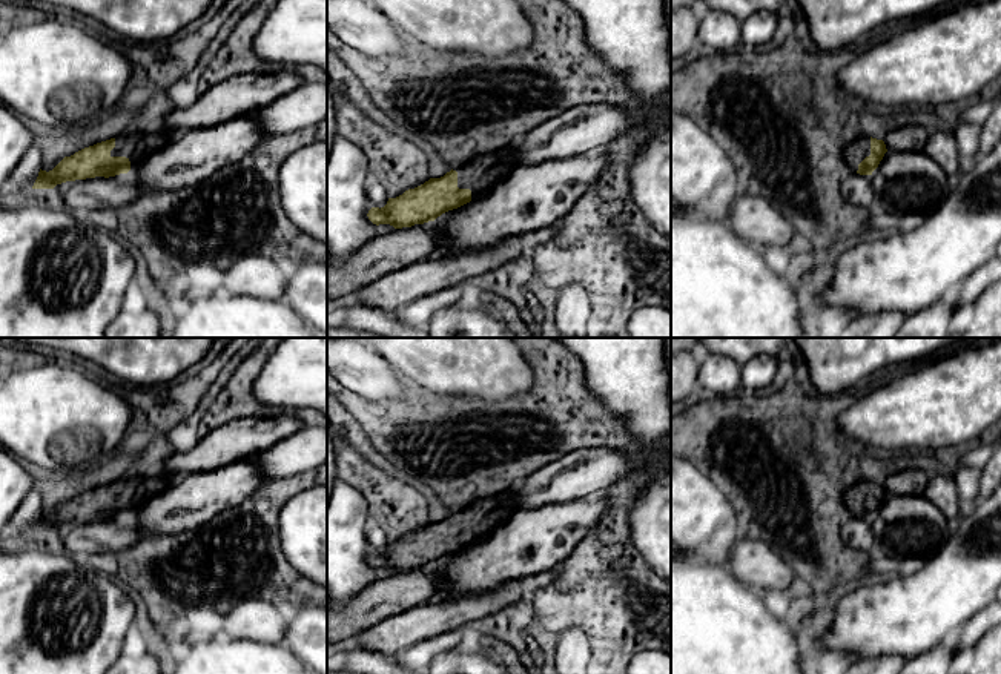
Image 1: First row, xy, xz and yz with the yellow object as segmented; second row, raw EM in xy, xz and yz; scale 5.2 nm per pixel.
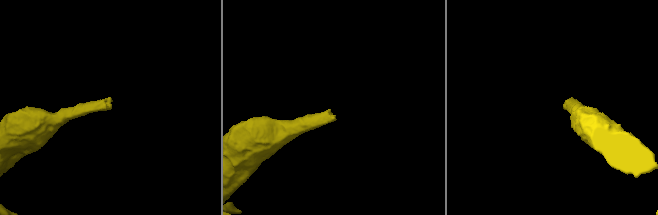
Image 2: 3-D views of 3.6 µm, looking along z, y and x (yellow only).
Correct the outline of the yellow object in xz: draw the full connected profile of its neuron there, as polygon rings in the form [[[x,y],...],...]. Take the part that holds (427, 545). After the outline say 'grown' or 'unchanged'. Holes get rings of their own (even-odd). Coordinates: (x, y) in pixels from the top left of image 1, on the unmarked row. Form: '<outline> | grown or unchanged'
[[[513,488],[474,501],[441,522],[430,522],[396,542],[388,542],[381,553],[372,551],[367,560],[376,570],[390,568],[395,573],[434,565],[504,525],[517,511],[511,493]]] | grown

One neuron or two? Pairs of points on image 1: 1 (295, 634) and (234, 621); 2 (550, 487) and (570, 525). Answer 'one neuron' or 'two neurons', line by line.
1: one neuron
2: two neurons

